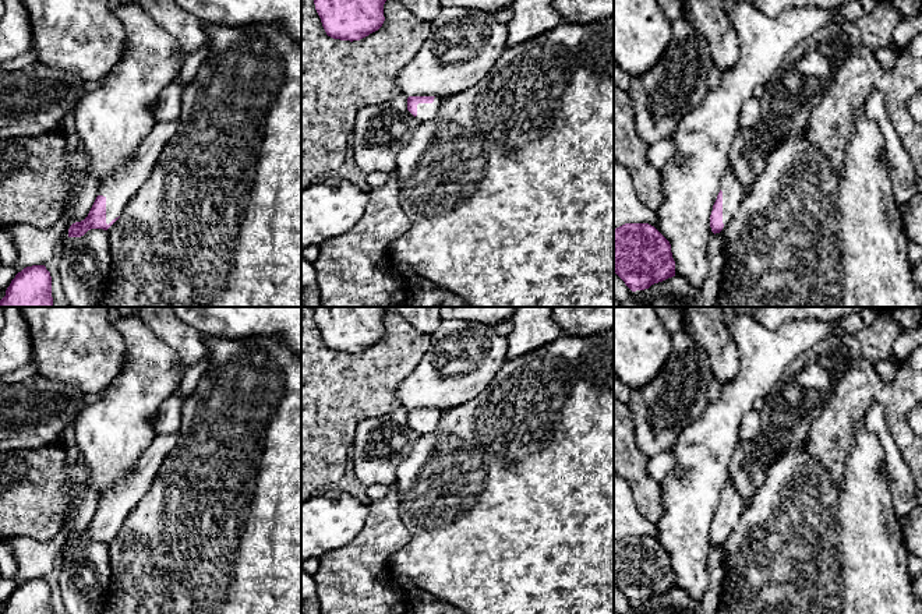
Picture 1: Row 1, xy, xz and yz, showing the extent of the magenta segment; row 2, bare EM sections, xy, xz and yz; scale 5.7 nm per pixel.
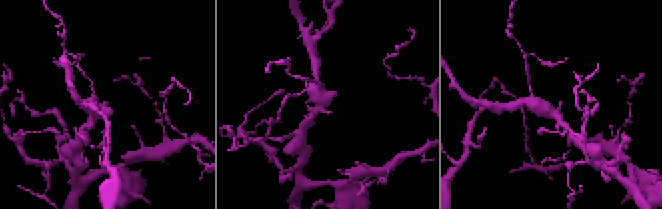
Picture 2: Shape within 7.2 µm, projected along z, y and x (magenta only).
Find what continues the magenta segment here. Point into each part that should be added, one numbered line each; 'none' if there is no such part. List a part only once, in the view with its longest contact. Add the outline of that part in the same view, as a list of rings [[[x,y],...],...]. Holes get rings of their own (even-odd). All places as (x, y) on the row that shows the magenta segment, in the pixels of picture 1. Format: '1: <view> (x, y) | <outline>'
1: xy (124, 183) | [[[179,119],[156,123],[148,138],[137,149],[134,159],[100,186],[98,195],[103,195],[106,198],[107,225],[121,215],[127,202],[151,176],[165,145],[177,133],[177,128]]]

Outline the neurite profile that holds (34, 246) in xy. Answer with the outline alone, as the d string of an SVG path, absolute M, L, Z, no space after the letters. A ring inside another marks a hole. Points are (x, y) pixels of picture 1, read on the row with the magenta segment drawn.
M63 216L46 229L38 229L24 223L11 226L10 232L17 239L17 257L13 268L21 272L27 267L46 265L54 260L64 230L66 219Z

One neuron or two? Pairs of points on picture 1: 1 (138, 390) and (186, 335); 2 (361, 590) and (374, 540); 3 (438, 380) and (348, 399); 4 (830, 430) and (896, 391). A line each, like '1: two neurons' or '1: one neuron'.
1: two neurons
2: one neuron
3: two neurons
4: one neuron

